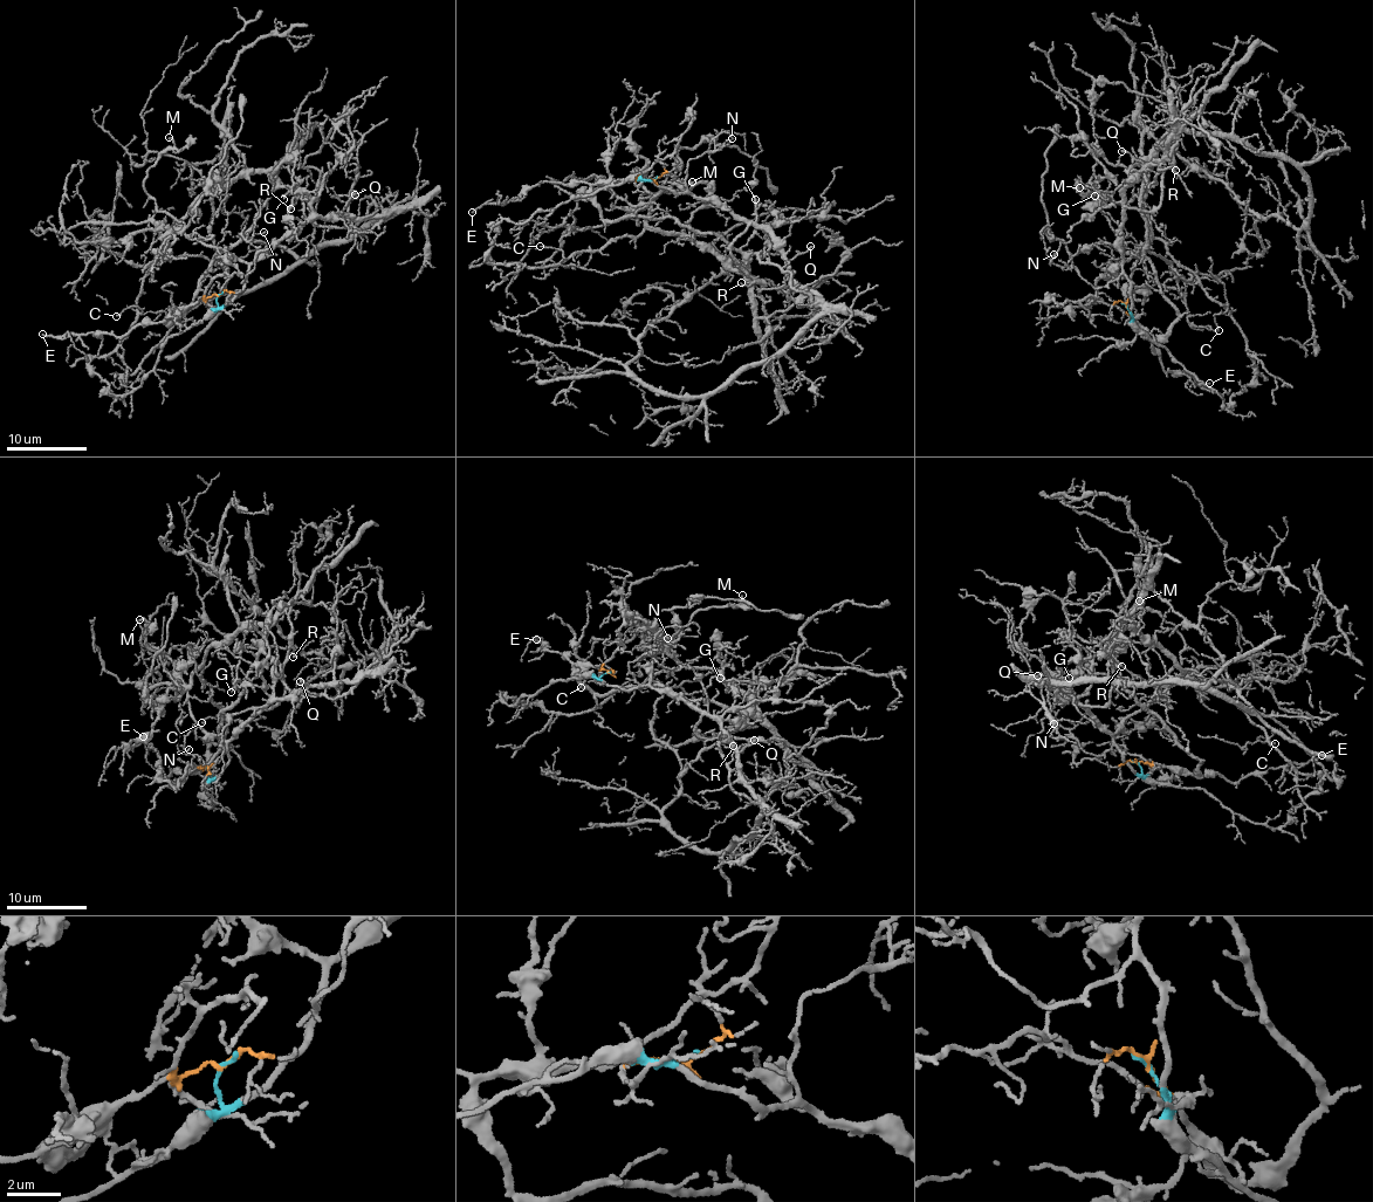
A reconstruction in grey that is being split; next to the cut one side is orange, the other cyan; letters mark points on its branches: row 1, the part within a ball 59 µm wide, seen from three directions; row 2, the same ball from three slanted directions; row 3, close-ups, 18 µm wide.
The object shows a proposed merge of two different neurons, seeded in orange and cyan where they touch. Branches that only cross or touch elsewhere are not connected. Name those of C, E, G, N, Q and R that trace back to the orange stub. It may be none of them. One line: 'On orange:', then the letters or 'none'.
On orange: C, E

